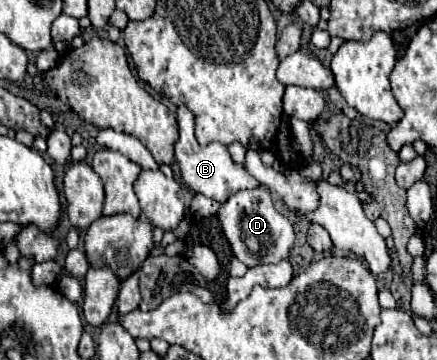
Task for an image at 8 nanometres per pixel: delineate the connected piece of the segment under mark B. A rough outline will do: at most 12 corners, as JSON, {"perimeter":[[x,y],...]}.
{"perimeter":[[178,107],[176,161],[184,183],[218,203],[260,187],[224,145],[198,145]]}

